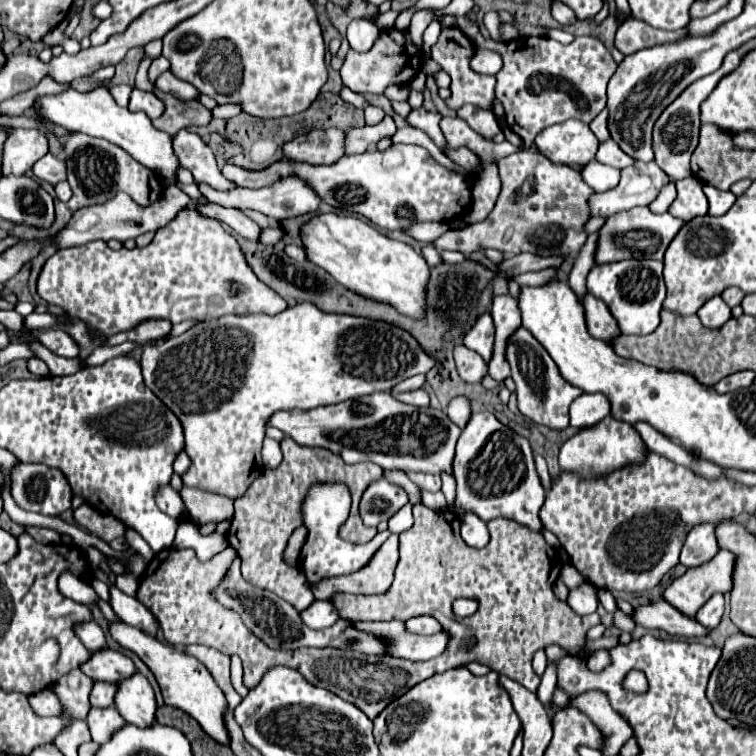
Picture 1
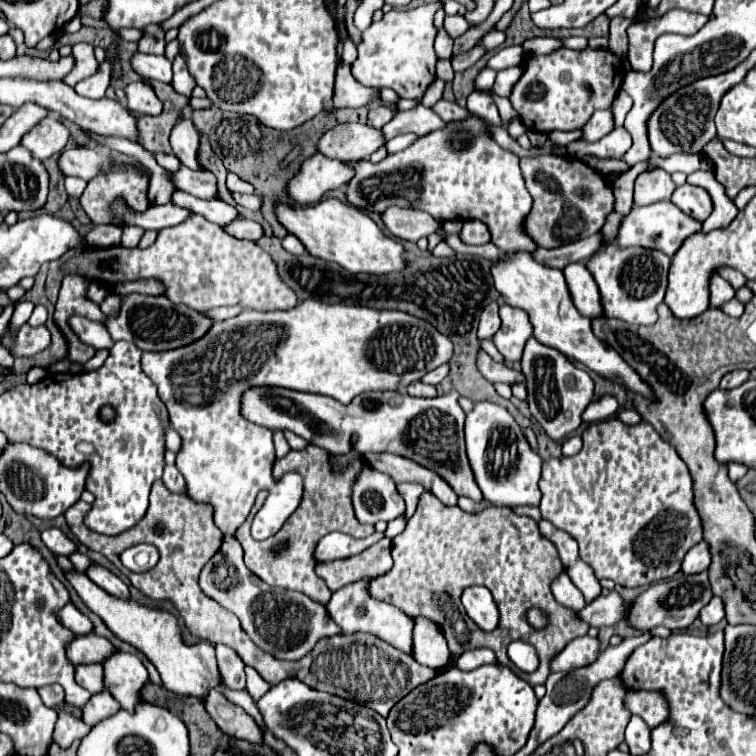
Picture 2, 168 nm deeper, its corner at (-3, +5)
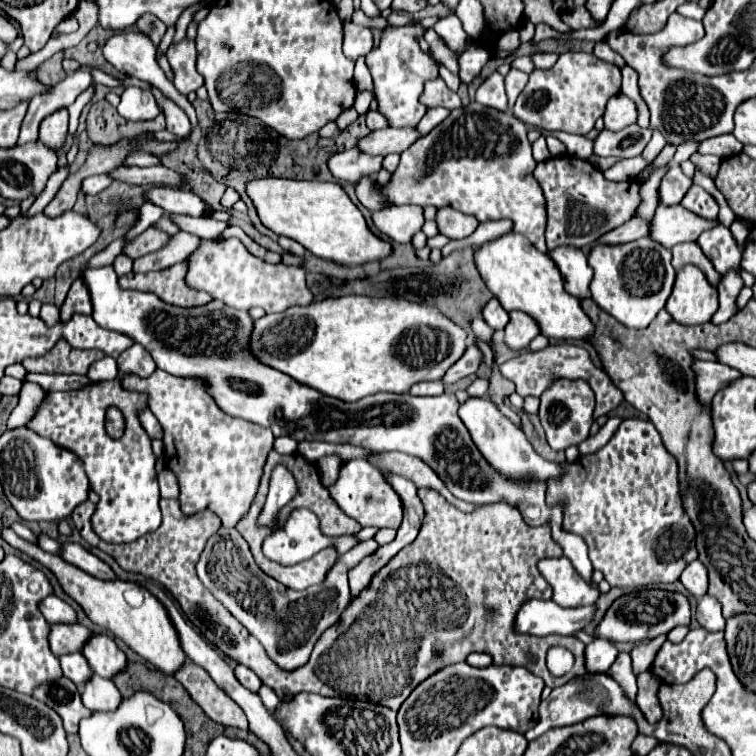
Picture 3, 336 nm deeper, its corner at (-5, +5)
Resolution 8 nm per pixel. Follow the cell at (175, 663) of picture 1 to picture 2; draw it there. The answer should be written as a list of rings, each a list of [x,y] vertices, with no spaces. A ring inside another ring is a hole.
[[[72,569],[64,571],[66,579],[70,585],[76,589],[80,599],[86,603],[86,607],[96,613],[106,627],[122,641],[130,643],[138,651],[142,651],[150,663],[158,669],[162,677],[162,685],[178,695],[196,695],[200,699],[206,697],[210,687],[218,687],[220,683],[220,671],[216,665],[216,655],[214,655],[214,645],[208,641],[198,641],[194,645],[188,645],[182,637],[182,629],[178,625],[178,619],[162,609],[146,607],[138,603],[136,599],[120,599],[120,597],[110,597],[110,593],[102,591],[96,583],[88,579],[88,575]]]

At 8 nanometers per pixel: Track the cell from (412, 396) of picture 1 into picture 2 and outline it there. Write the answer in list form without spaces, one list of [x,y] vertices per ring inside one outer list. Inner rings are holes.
[[[416,381],[416,383],[408,385],[408,395],[412,395],[412,397],[436,397],[436,387],[426,385],[422,381]]]

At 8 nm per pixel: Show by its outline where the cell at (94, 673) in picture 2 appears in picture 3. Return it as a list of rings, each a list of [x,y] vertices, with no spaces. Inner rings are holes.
[[[82,653],[62,655],[60,665],[62,665],[64,677],[68,677],[76,687],[84,687],[84,683],[88,683],[88,679],[92,677],[92,669]]]

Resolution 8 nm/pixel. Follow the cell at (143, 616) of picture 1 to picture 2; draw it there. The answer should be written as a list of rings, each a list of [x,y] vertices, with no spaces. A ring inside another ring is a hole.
[[[90,563],[90,567],[86,569],[86,575],[98,585],[98,587],[102,587],[104,591],[108,591],[110,595],[114,595],[114,597],[130,597],[130,591],[128,591],[128,587],[124,585],[124,581],[120,579],[120,577],[116,577],[112,571],[108,571],[106,567],[102,567],[102,565],[98,565],[98,563]]]

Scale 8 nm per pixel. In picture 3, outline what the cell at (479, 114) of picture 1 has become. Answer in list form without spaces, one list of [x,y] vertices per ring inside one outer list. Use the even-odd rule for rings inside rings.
[[[492,73],[476,91],[476,101],[480,105],[498,109],[498,111],[508,111],[506,103],[506,91],[504,91],[504,77],[500,73]]]

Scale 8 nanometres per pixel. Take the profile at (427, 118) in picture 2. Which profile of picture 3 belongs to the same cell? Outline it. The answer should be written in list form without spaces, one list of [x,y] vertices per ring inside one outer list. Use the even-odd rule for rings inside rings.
[[[434,107],[434,109],[428,109],[428,113],[420,119],[420,123],[416,125],[416,131],[420,135],[428,135],[438,123],[442,123],[446,117],[448,117],[448,109],[442,109],[442,107]]]

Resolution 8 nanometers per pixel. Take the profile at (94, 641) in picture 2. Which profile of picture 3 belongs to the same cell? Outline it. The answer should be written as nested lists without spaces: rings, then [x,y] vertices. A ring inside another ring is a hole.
[[[80,623],[74,625],[52,625],[50,629],[50,649],[56,655],[78,653],[88,639],[92,639],[92,631],[82,627]]]

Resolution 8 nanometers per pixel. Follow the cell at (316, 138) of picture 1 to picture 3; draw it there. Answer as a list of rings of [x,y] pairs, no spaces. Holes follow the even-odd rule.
[[[386,127],[378,131],[370,131],[366,137],[356,141],[356,149],[366,155],[388,155],[388,153],[402,153],[416,141],[420,135],[414,127]]]

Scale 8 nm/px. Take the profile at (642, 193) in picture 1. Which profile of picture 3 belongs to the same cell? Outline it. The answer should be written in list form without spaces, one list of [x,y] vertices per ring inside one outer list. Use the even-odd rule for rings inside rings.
[[[672,165],[666,171],[666,175],[662,177],[660,187],[658,187],[660,203],[664,203],[664,205],[678,205],[680,199],[690,189],[690,185],[692,185],[692,179],[688,179],[678,165]]]

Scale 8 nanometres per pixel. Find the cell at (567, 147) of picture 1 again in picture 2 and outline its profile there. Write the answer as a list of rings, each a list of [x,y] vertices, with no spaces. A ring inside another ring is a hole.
[[[604,109],[604,111],[596,111],[590,121],[584,125],[584,137],[586,141],[598,141],[602,139],[604,135],[608,135],[610,131],[614,129],[614,115],[610,109]]]

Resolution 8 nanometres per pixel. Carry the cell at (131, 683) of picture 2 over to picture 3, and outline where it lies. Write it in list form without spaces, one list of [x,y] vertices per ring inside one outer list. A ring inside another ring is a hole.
[[[94,635],[82,649],[82,655],[90,663],[92,671],[104,679],[114,679],[128,667],[128,657],[118,645],[106,635]]]

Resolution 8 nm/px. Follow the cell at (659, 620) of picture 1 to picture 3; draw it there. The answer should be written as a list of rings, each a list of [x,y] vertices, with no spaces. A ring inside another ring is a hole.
[[[530,599],[516,615],[516,631],[524,635],[576,635],[596,613],[596,605],[588,607],[560,607],[554,601]]]

